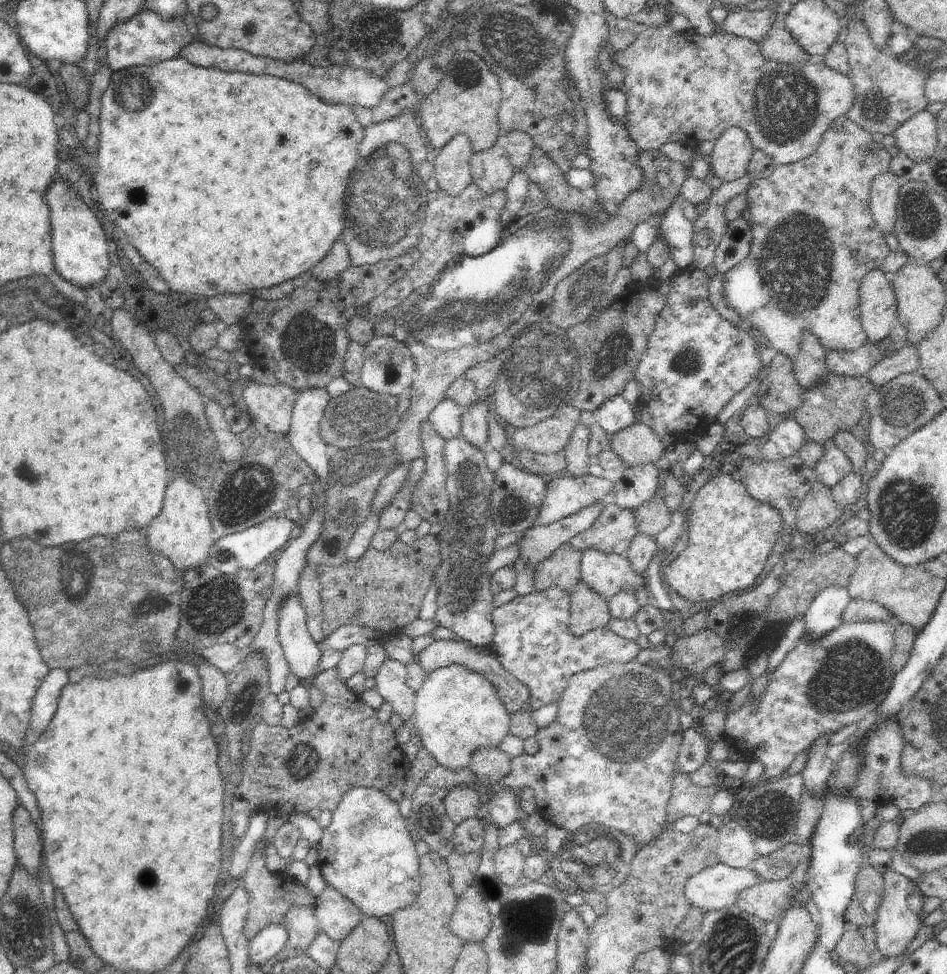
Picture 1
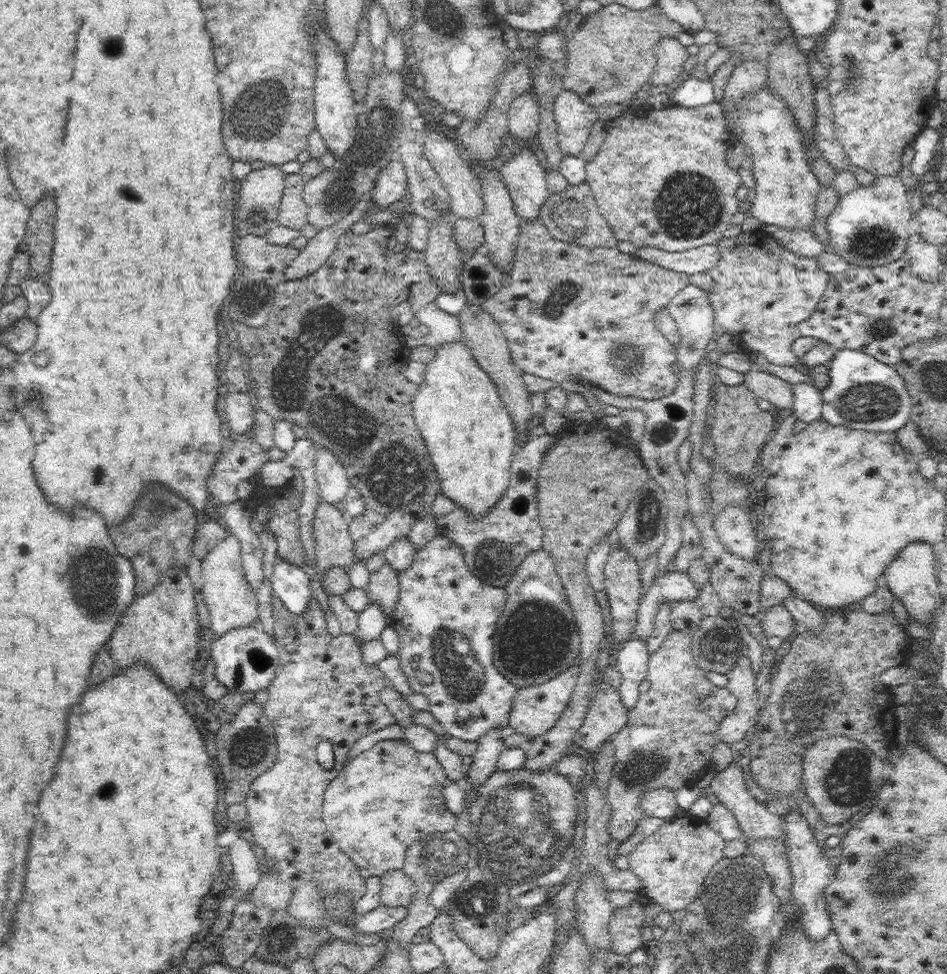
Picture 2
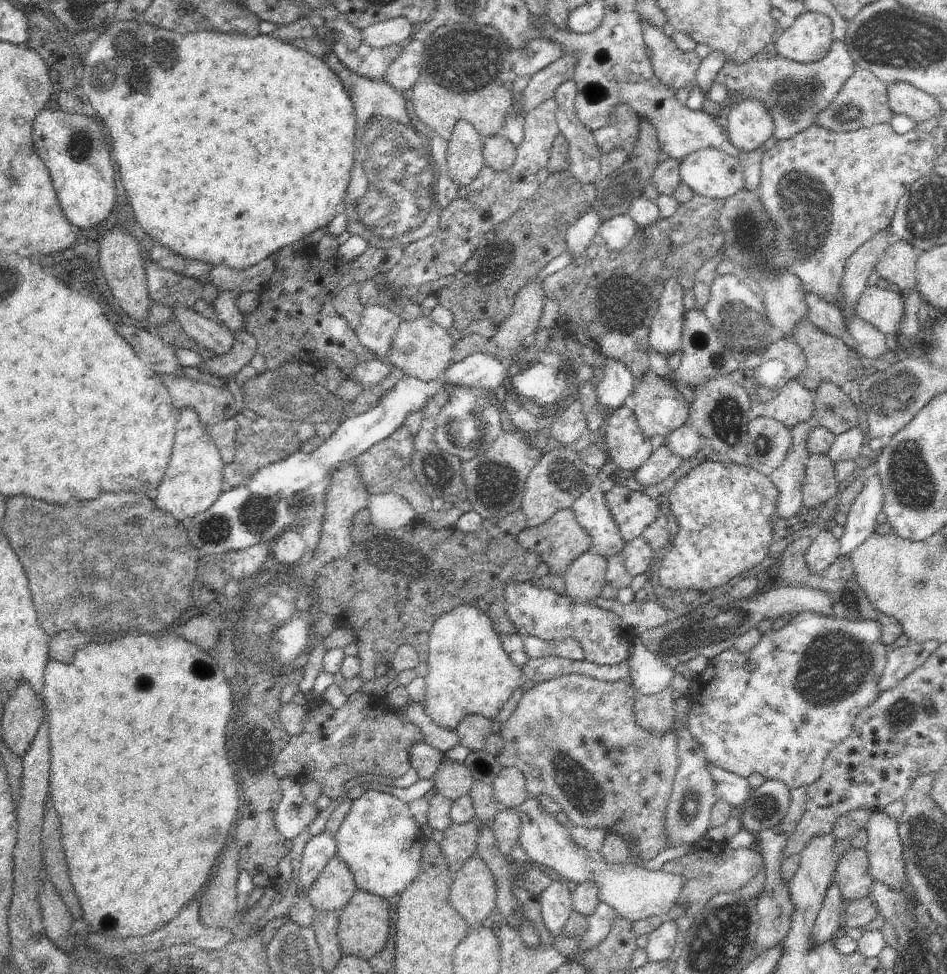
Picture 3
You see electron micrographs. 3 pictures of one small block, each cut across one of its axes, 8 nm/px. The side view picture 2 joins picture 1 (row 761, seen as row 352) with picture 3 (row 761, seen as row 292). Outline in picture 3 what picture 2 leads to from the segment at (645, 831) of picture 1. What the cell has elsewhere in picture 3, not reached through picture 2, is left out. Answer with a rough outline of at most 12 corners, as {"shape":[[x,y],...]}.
{"shape":[[626,679],[523,692],[495,760],[569,828],[669,846],[673,730]]}

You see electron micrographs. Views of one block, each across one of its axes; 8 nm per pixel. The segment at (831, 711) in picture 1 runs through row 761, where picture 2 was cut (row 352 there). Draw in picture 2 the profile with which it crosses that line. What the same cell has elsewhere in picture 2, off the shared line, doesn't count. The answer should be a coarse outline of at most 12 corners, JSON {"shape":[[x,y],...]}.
{"shape":[[742,232],[717,245],[715,334],[794,367],[831,274]]}

